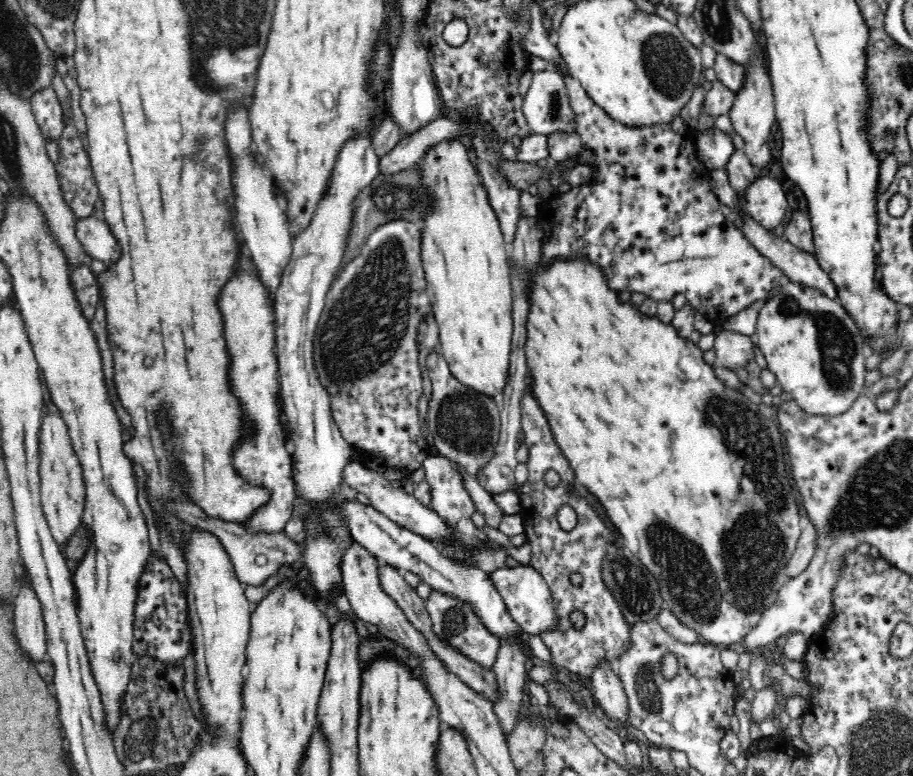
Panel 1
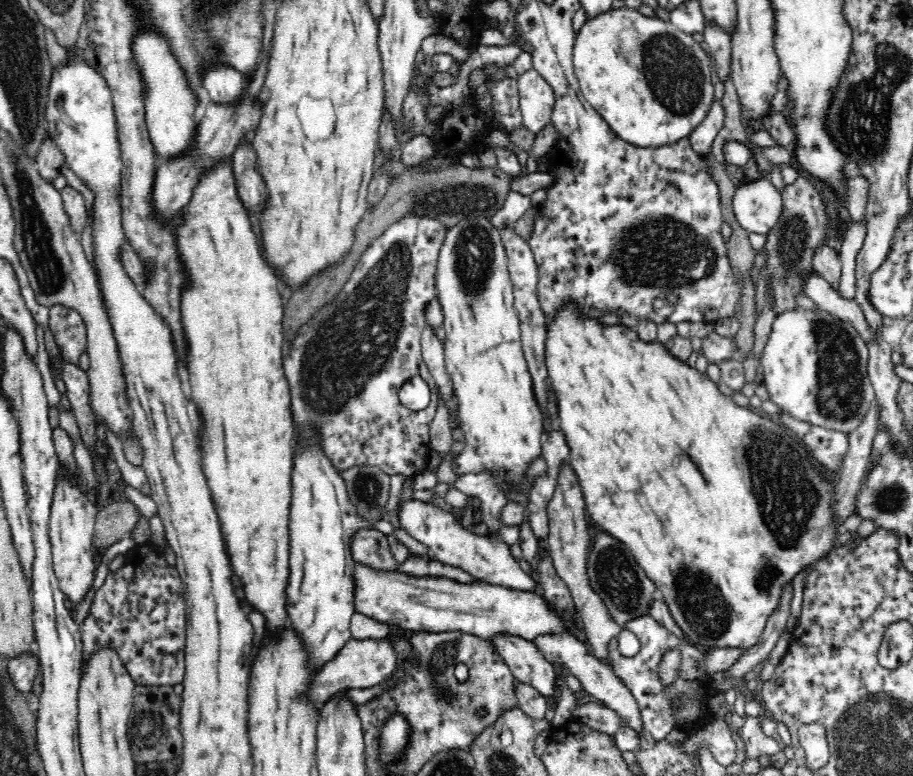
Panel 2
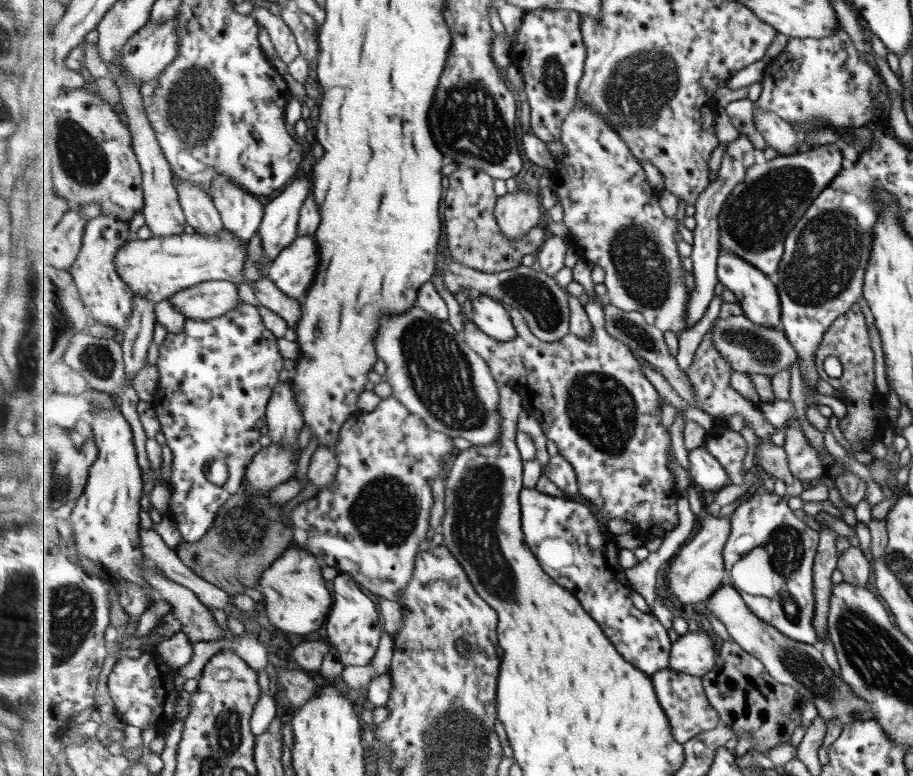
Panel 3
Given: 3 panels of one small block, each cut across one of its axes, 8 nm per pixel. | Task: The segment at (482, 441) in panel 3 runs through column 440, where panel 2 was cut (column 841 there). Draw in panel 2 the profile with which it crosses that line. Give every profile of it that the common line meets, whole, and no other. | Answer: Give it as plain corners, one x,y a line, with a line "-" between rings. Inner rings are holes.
796,305
792,310
780,312
774,317
761,357
763,383
769,400
782,411
807,424
848,434
856,430
860,426
862,415
875,398
875,388
871,385
867,372
869,351
866,343
852,324
847,324
826,310
806,310

